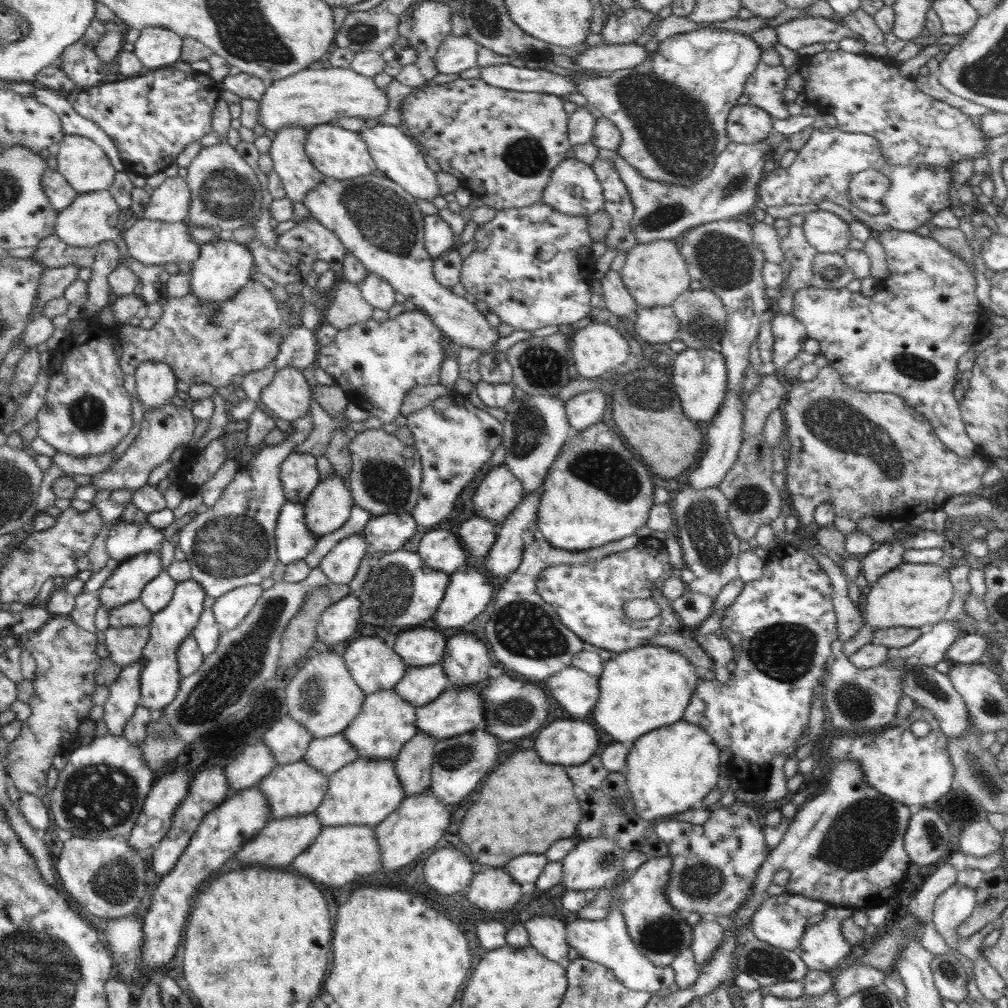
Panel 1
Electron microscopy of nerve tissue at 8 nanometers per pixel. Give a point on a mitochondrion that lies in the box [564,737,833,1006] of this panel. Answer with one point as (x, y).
(704, 883)

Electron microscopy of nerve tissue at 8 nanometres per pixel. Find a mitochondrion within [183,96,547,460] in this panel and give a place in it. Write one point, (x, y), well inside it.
(382, 216)

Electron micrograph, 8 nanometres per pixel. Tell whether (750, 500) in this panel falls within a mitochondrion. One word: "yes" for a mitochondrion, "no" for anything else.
yes

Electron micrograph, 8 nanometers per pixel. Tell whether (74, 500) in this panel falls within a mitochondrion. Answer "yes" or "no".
no

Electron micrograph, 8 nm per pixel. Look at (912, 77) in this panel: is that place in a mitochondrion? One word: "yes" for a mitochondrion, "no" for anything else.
no

